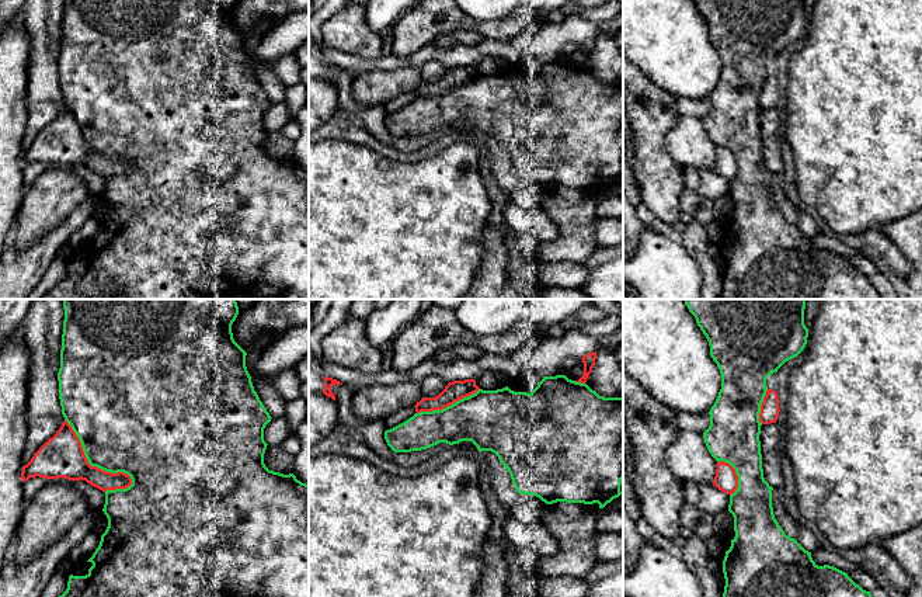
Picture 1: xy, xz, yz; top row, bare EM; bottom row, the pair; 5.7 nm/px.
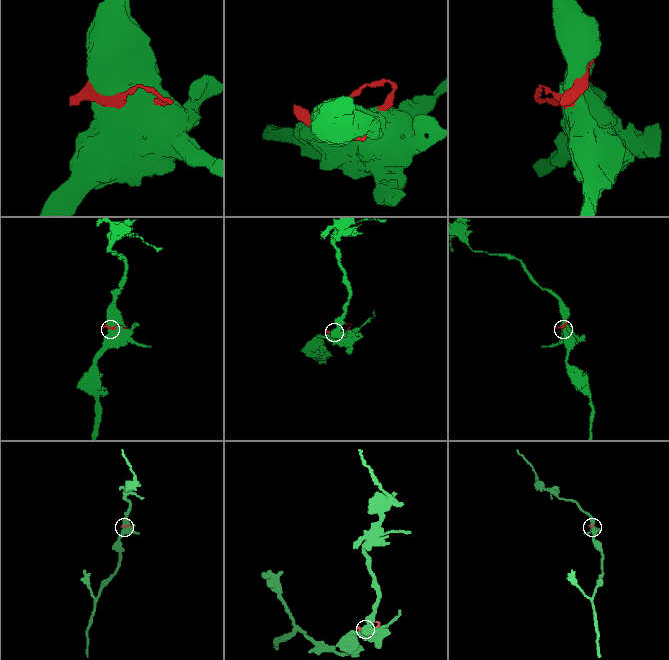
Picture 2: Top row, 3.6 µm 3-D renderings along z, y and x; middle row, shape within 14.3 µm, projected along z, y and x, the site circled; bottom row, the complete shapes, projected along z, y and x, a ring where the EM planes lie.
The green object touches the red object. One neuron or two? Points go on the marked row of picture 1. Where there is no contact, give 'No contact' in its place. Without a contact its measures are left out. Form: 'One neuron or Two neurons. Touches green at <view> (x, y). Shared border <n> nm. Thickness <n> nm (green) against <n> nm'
Two neurons. Touches green at xy (93, 465). Shared border 550 nm. Thickness 460 nm (green) against 240 nm

